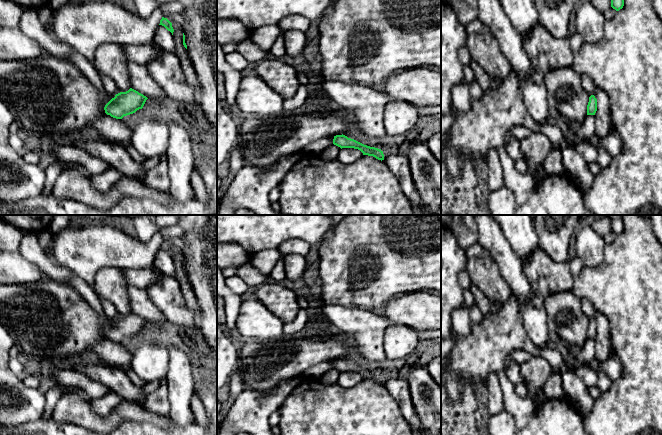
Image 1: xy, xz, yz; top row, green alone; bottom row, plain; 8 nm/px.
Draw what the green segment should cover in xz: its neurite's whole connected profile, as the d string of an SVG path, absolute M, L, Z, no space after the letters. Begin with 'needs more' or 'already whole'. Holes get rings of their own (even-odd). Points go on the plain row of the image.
already whole; M336 359L333 363L333 368L342 372L354 372L360 374L363 379L373 380L378 384L384 384L384 378L381 373L364 369L354 363L348 362L345 359Z

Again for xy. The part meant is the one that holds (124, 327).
already whole; M130 312L115 319L104 331L105 337L116 343L135 337L142 333L148 322Z

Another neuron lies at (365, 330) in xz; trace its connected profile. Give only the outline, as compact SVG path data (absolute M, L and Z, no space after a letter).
M319 302L317 310L352 344L356 352L365 360L383 361L387 359L384 351L384 333L393 322L364 308L342 307Z

